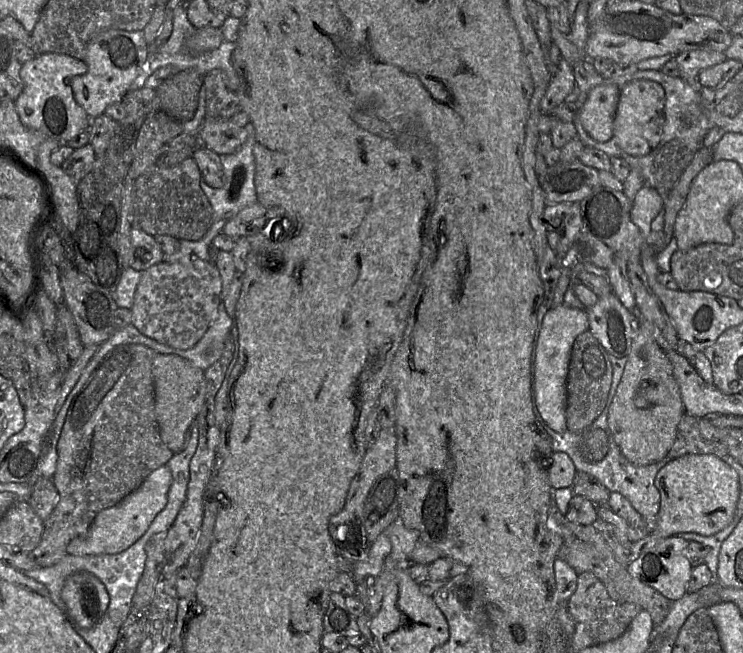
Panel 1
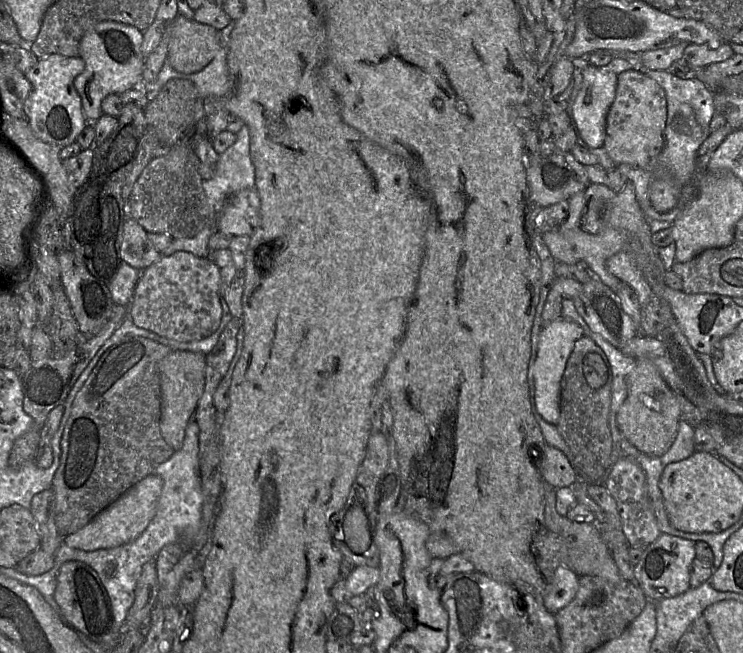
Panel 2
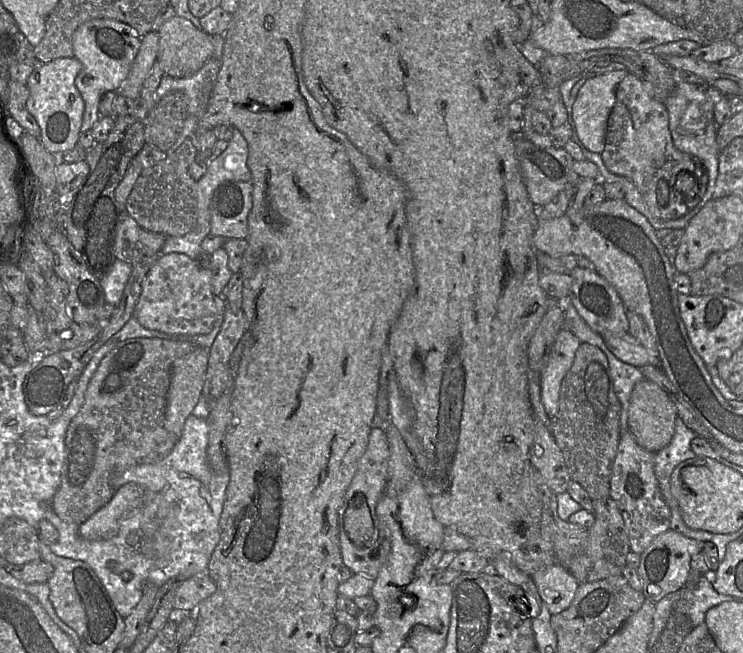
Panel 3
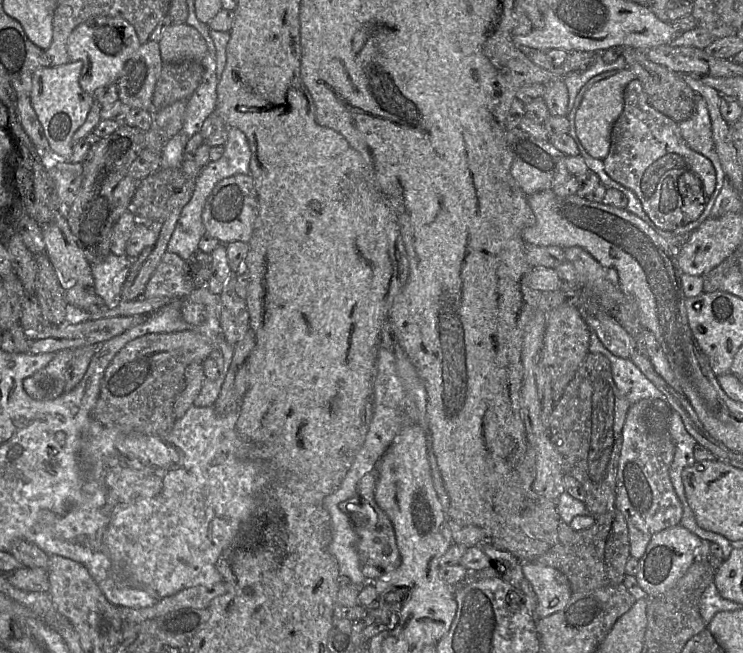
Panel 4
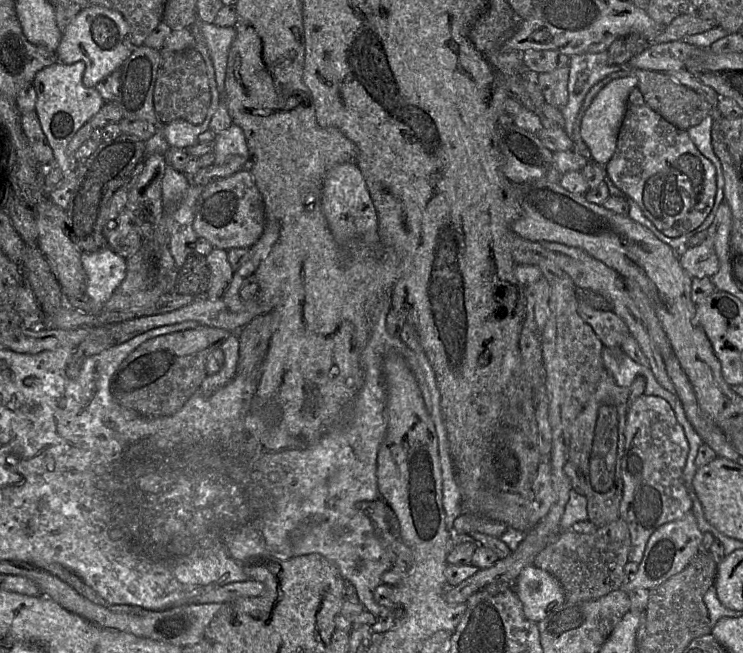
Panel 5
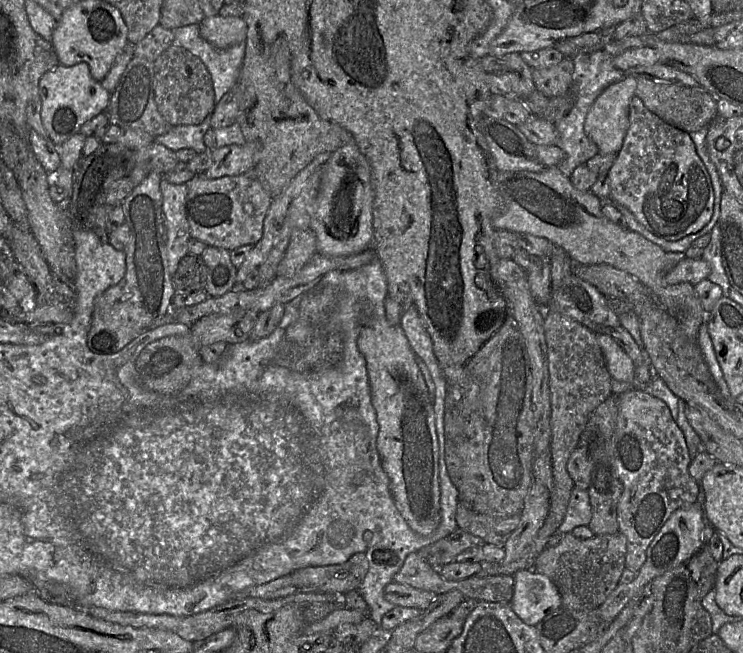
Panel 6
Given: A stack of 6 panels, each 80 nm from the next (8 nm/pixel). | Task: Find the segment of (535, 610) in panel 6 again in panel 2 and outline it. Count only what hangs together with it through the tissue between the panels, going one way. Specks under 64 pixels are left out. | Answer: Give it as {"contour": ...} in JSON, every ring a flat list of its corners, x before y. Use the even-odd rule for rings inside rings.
{"contour":[[559,564,554,571,551,583,542,593,546,609,555,614,567,606,577,593,578,580,577,574]]}

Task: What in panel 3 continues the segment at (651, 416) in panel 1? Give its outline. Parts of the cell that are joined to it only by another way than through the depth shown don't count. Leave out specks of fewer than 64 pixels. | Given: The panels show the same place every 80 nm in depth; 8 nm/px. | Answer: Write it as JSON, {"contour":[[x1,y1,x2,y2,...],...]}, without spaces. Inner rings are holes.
{"contour":[[644,378,633,388,628,406,628,429,642,448,657,453,664,449,674,435,676,407,669,395,655,382]]}

